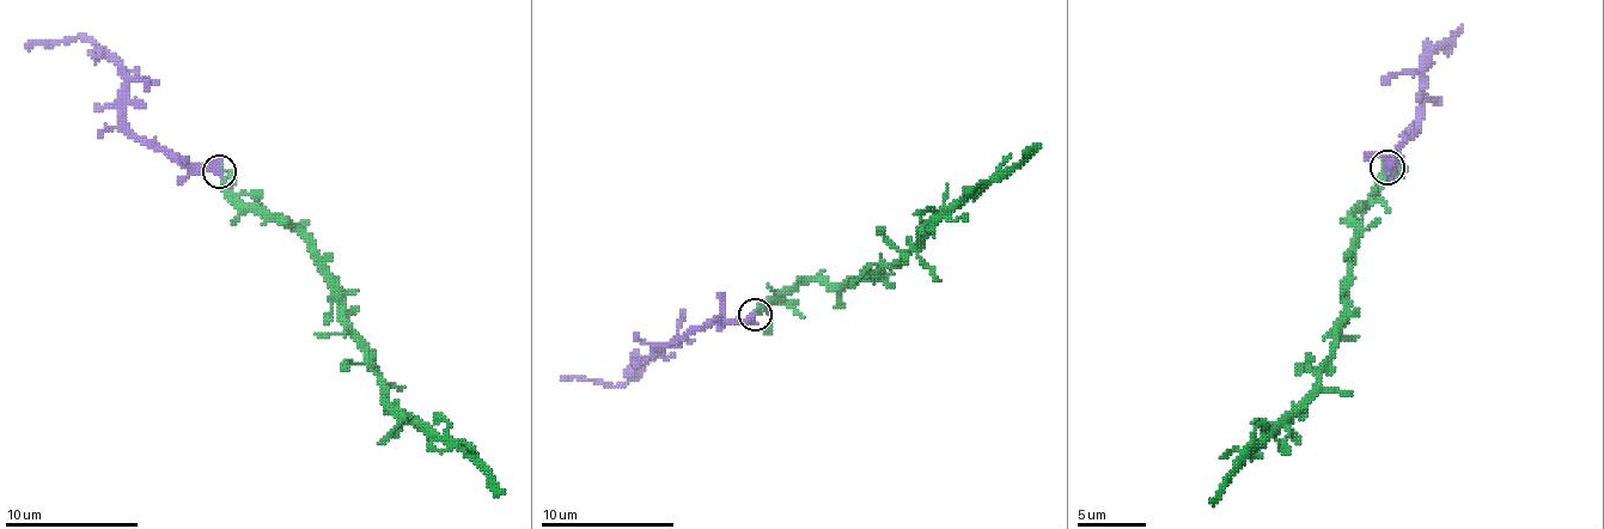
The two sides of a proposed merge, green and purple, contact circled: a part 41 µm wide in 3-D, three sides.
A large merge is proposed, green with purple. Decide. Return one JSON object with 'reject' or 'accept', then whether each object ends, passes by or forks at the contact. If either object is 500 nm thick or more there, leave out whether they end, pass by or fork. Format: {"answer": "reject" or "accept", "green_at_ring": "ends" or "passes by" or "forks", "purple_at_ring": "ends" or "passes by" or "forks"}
{"answer": "accept", "green_at_ring": "ends", "purple_at_ring": "forks"}

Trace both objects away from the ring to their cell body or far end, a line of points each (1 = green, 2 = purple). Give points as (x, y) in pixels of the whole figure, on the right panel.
1: (1385, 166), (1382, 184), (1351, 216), (1354, 236), (1345, 318), (1313, 395), (1251, 450), (1209, 502)
2: (1385, 166), (1392, 163), (1416, 126), (1420, 66), (1462, 29), (1451, 35), (1455, 38)

